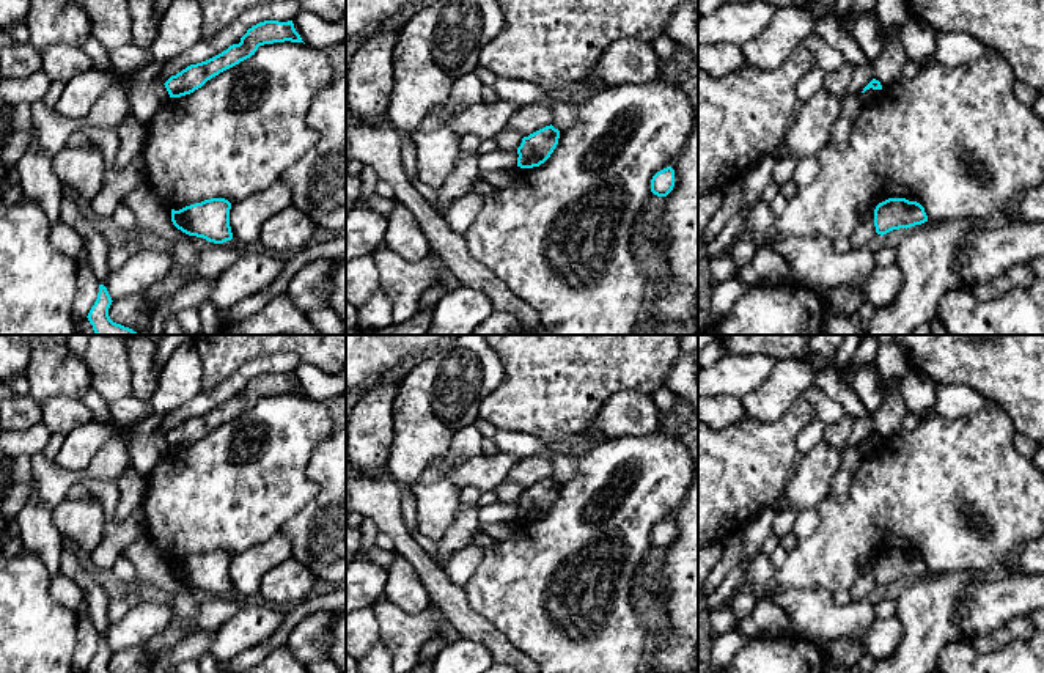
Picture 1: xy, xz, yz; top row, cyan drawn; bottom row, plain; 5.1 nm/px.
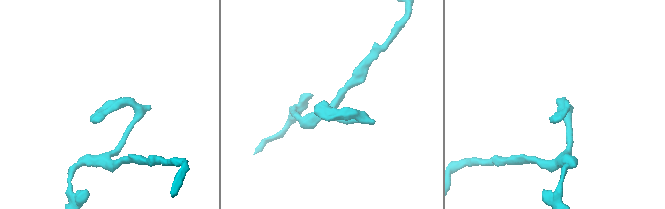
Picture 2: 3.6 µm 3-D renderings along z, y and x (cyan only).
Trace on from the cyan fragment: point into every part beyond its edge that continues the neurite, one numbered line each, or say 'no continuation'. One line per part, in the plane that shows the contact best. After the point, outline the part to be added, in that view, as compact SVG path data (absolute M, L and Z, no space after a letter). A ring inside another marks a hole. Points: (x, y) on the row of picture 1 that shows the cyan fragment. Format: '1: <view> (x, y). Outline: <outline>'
no continuation

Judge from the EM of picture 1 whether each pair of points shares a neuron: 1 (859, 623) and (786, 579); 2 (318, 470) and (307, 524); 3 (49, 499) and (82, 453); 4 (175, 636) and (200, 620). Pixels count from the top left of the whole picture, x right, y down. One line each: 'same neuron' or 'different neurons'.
1: different neurons
2: same neuron
3: different neurons
4: same neuron

